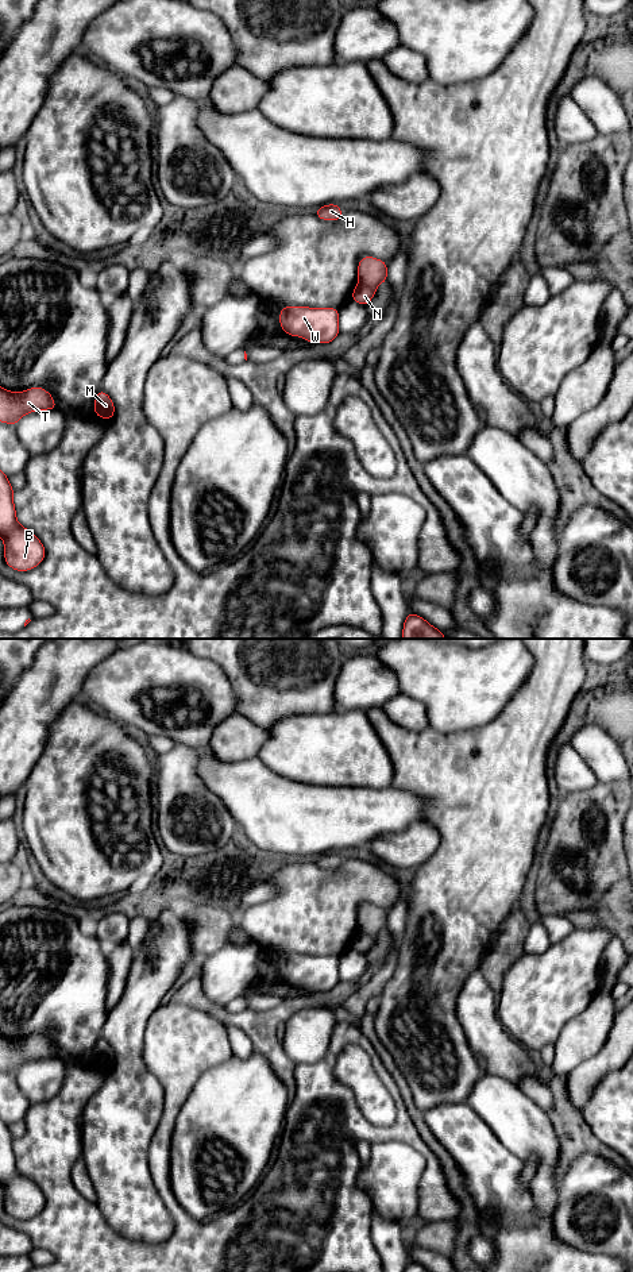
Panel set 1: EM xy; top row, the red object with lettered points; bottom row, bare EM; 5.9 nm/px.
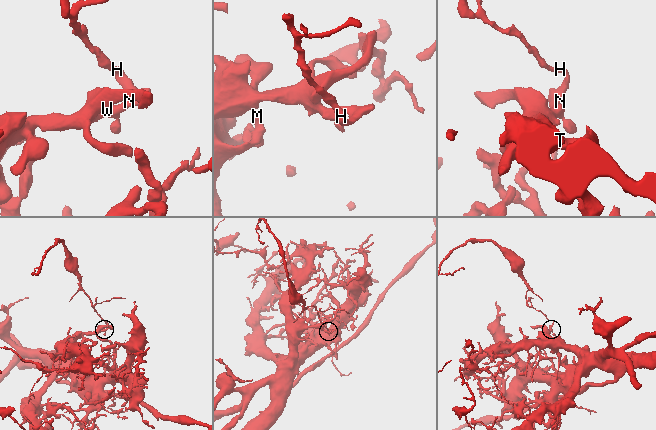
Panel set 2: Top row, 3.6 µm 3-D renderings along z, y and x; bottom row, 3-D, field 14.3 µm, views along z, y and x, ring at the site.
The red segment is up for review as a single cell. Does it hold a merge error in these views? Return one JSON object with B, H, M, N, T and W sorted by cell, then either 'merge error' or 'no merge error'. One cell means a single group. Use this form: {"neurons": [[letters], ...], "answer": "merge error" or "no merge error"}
{"neurons": [["B", "M", "N", "T", "W"], ["H"]], "answer": "merge error"}

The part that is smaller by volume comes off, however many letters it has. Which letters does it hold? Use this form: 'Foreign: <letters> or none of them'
Foreign: H

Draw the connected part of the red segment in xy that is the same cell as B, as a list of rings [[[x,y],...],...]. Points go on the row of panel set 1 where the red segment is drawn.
[[[0,470],[0,537],[4,541],[4,560],[12,570],[30,571],[43,562],[46,550],[38,536],[18,523],[13,492],[8,477]]]

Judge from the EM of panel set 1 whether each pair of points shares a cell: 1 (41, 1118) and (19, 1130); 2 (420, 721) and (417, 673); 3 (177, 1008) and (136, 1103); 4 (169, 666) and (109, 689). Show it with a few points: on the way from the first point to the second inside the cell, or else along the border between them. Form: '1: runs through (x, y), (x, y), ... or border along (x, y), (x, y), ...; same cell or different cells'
1: border along (24, 1121), (26, 1130), (15, 1138); different cells
2: border along (400, 692), (417, 700), (424, 706), (429, 727); different cells
3: border along (143, 1040), (143, 1063), (158, 1080), (165, 1099); different cells
4: runs through (154, 675), (149, 675), (139, 685), (124, 685); same cell

